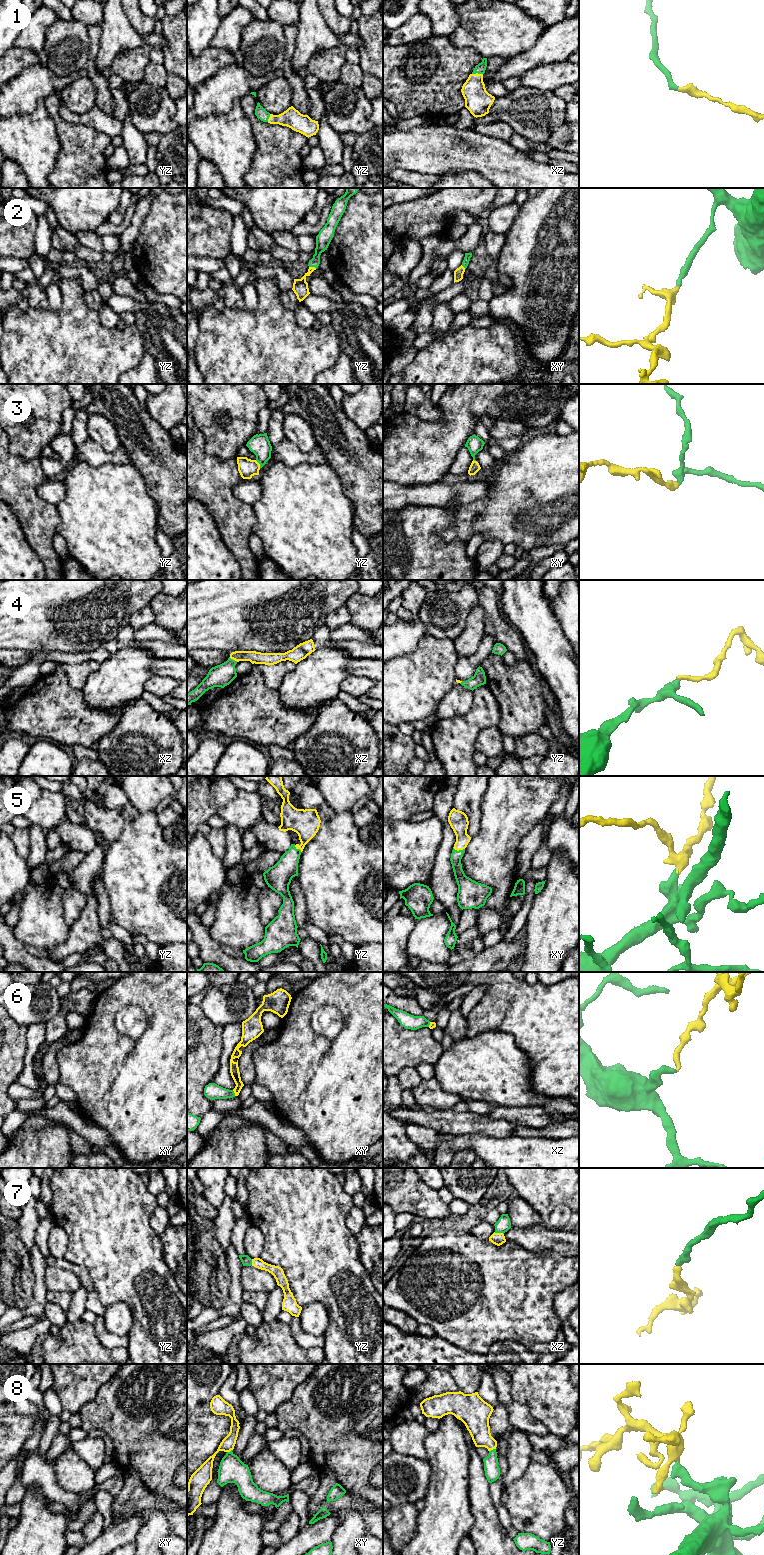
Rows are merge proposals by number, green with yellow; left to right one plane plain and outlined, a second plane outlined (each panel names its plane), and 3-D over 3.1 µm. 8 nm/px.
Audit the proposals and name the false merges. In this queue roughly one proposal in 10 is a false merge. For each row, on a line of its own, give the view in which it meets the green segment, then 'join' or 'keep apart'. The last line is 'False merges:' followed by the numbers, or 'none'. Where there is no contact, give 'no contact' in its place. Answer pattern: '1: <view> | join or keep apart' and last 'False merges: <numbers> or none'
1: xz | join
2: yz | join
3: yz | join
4: xz | join
5: xy | join
6: xy | join
7: xz | join
8: yz | join
False merges: none

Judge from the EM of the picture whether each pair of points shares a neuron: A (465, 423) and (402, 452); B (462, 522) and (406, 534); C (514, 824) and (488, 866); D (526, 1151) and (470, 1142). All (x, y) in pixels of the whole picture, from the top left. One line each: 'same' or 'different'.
A: same
B: different
C: same
D: same

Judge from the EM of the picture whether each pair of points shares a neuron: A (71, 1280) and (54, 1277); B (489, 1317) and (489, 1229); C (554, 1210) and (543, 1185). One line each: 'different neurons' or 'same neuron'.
A: same neuron
B: different neurons
C: same neuron

